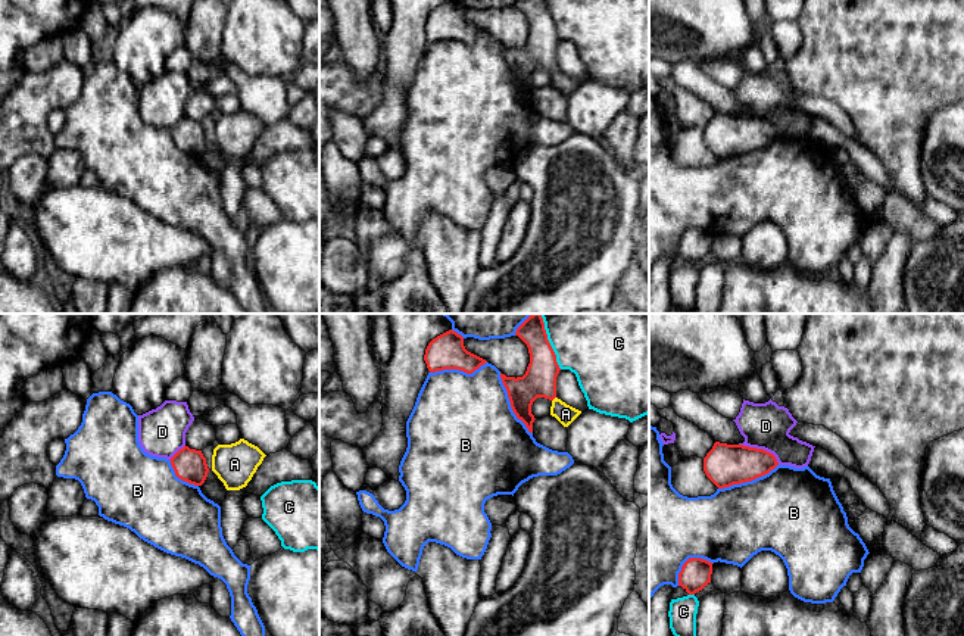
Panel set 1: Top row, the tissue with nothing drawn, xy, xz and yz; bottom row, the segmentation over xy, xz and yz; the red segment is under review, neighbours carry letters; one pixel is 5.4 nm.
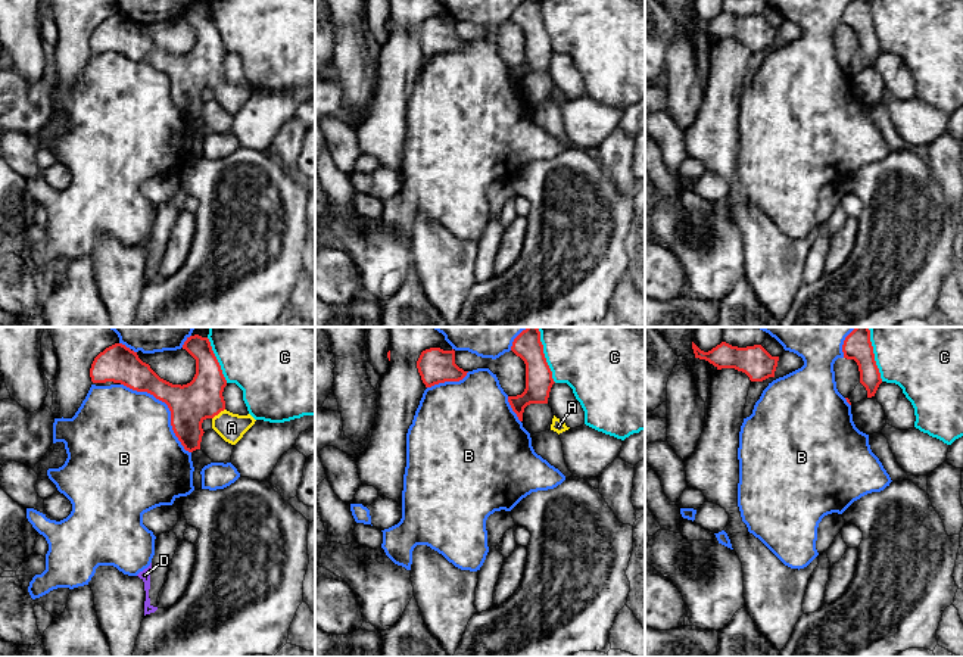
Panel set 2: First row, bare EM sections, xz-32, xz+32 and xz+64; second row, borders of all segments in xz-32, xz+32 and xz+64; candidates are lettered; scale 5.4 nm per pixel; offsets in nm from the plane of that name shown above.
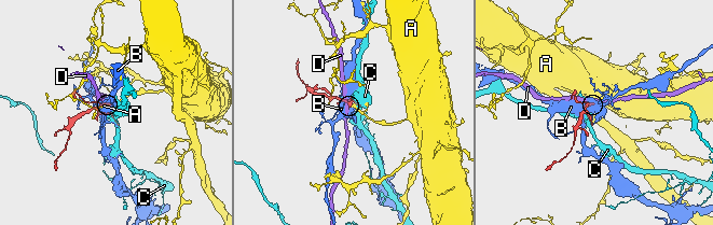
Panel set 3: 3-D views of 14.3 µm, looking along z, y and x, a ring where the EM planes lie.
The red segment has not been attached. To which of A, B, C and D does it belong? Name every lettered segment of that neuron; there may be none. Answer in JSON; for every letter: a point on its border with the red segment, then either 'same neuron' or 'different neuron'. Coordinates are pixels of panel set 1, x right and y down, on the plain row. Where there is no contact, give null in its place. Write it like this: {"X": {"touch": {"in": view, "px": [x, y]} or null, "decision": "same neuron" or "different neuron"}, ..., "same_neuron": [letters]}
{"A": {"touch": {"in": "xz", "px": [554, 68]}, "decision": "same neuron"}, "B": {"touch": {"in": "xz", "px": [511, 74]}, "decision": "different neuron"}, "C": {"touch": {"in": "xz", "px": [552, 19]}, "decision": "different neuron"}, "D": {"touch": {"in": "yz", "px": [760, 119]}, "decision": "different neuron"}, "same_neuron": ["A"]}

